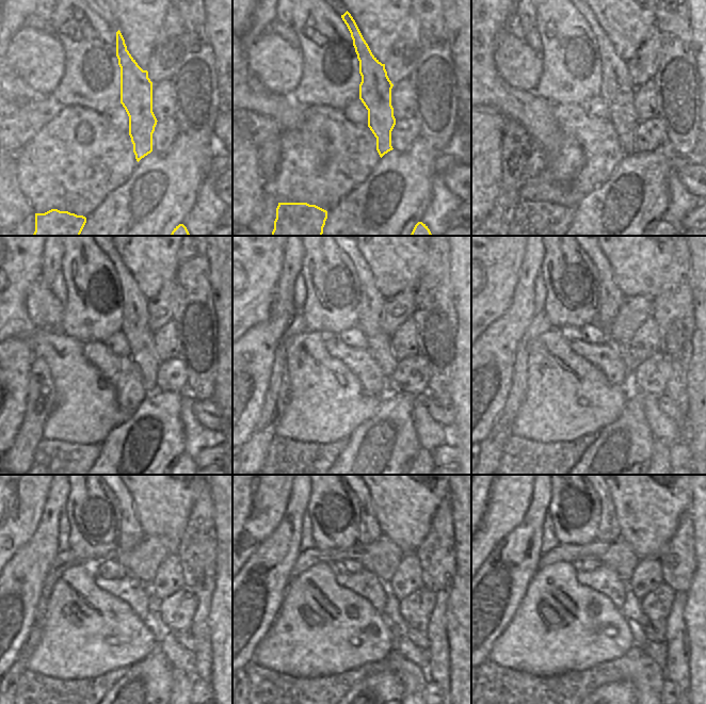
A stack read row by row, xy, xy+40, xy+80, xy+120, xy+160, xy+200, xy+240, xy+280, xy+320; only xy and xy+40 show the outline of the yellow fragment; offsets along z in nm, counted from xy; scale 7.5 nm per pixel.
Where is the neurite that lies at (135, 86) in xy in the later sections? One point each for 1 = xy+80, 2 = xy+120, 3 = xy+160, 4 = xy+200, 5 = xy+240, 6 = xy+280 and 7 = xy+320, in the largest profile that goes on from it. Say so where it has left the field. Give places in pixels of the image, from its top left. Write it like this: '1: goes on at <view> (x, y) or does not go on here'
1: goes on at xy+80 (616, 89)
2: goes on at xy+120 (135, 316)
3: goes on at xy+160 (371, 302)
4: goes on at xy+200 (610, 298)
5: goes on at xy+240 (131, 533)
6: goes on at xy+280 (369, 530)
7: goes on at xy+320 (608, 530)

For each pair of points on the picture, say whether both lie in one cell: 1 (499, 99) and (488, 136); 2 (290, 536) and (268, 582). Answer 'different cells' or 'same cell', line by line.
1: different cells
2: same cell

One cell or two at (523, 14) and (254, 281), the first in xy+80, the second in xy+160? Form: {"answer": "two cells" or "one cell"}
{"answer": "two cells"}

